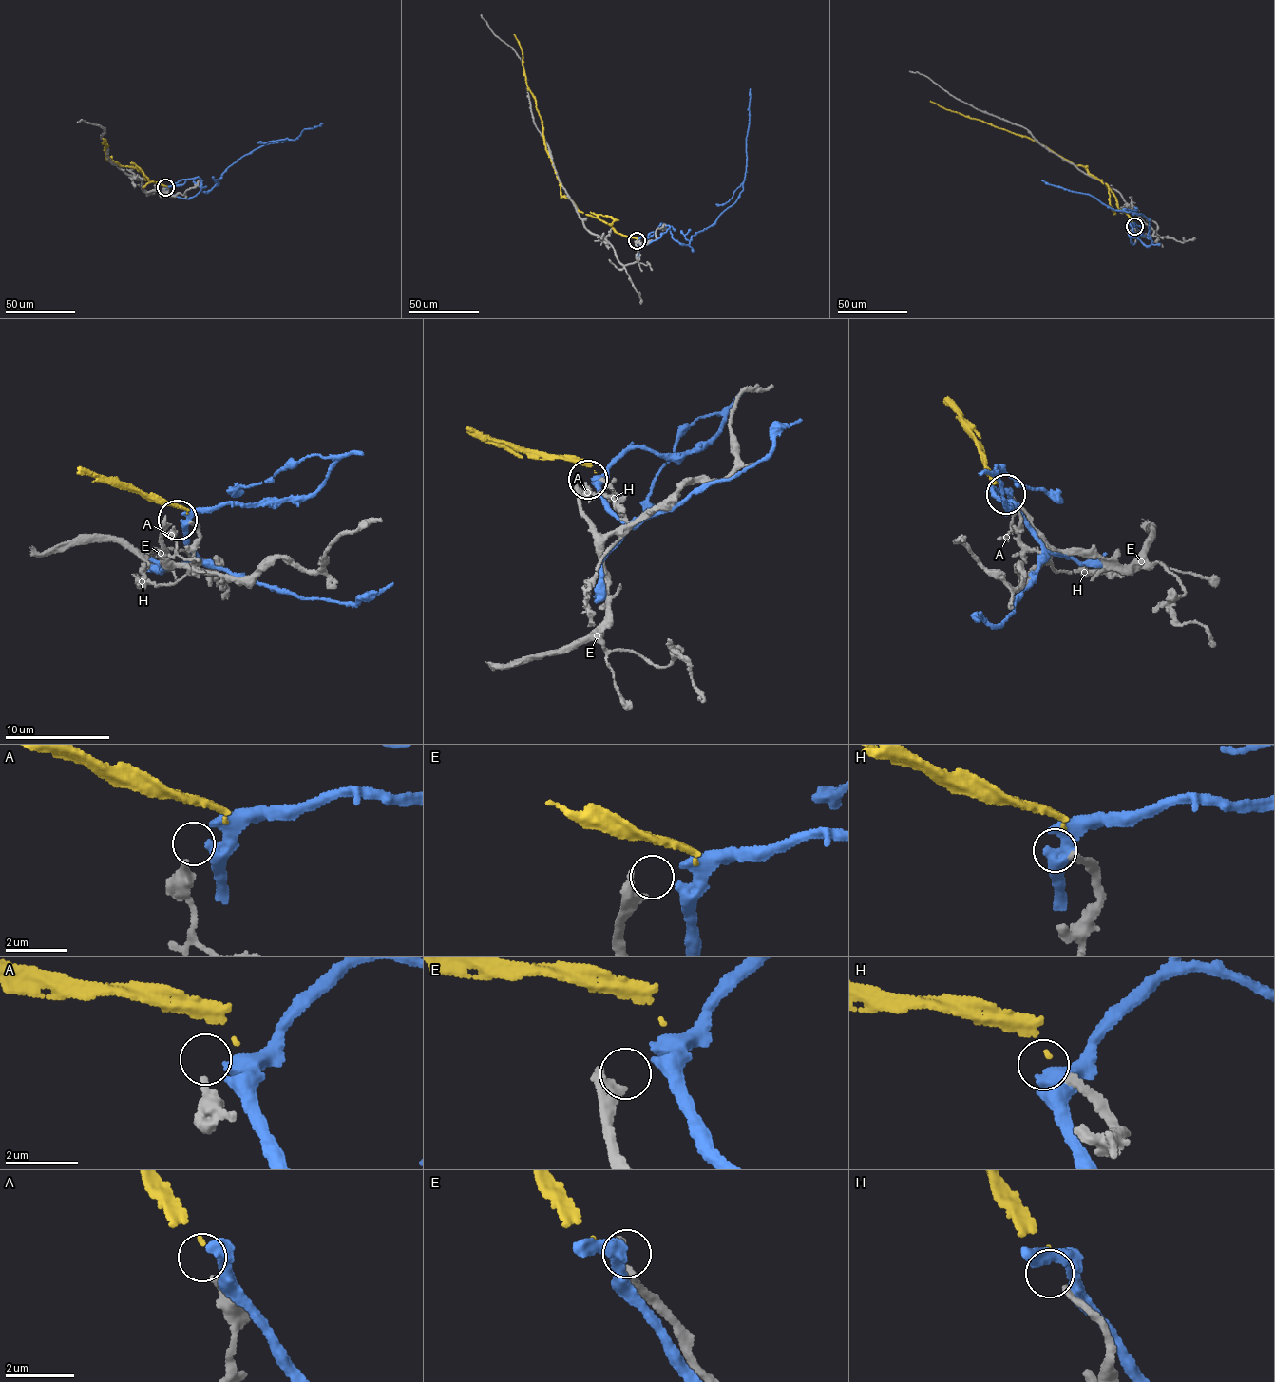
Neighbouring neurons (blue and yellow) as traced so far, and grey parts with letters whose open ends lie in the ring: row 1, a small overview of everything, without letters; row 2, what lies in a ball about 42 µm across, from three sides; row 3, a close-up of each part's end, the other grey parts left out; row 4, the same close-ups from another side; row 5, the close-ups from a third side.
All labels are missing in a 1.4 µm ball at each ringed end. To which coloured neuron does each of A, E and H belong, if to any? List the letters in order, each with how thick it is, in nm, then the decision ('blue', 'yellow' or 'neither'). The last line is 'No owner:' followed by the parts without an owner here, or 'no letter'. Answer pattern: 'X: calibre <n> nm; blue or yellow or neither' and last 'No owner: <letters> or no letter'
A: calibre 280 nm; neither
E: calibre 240 nm; neither
H: calibre 180 nm; neither
No owner: A, E, H

